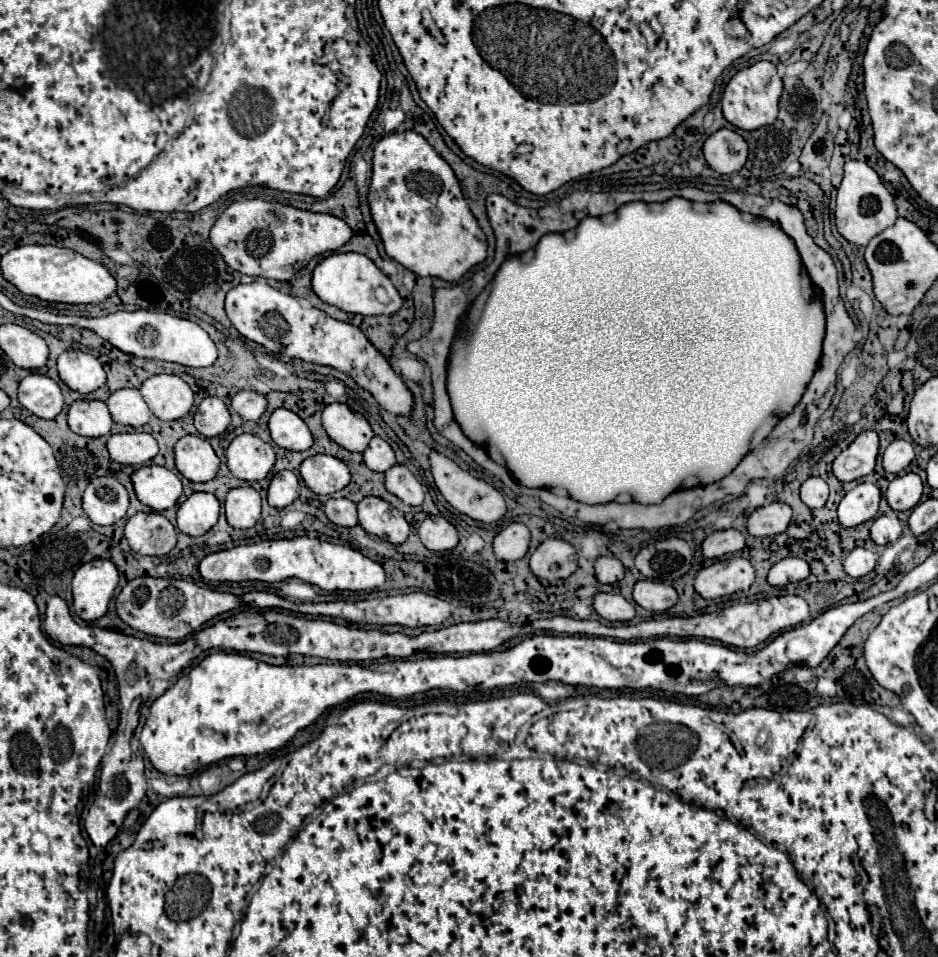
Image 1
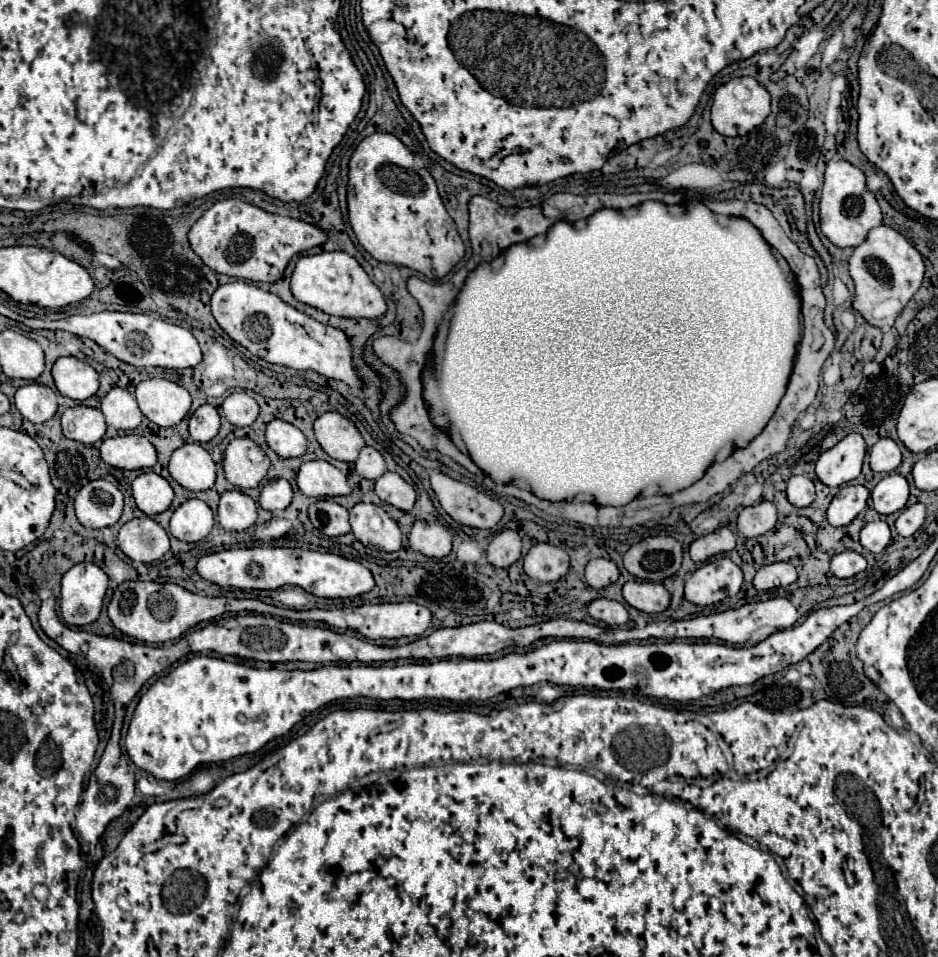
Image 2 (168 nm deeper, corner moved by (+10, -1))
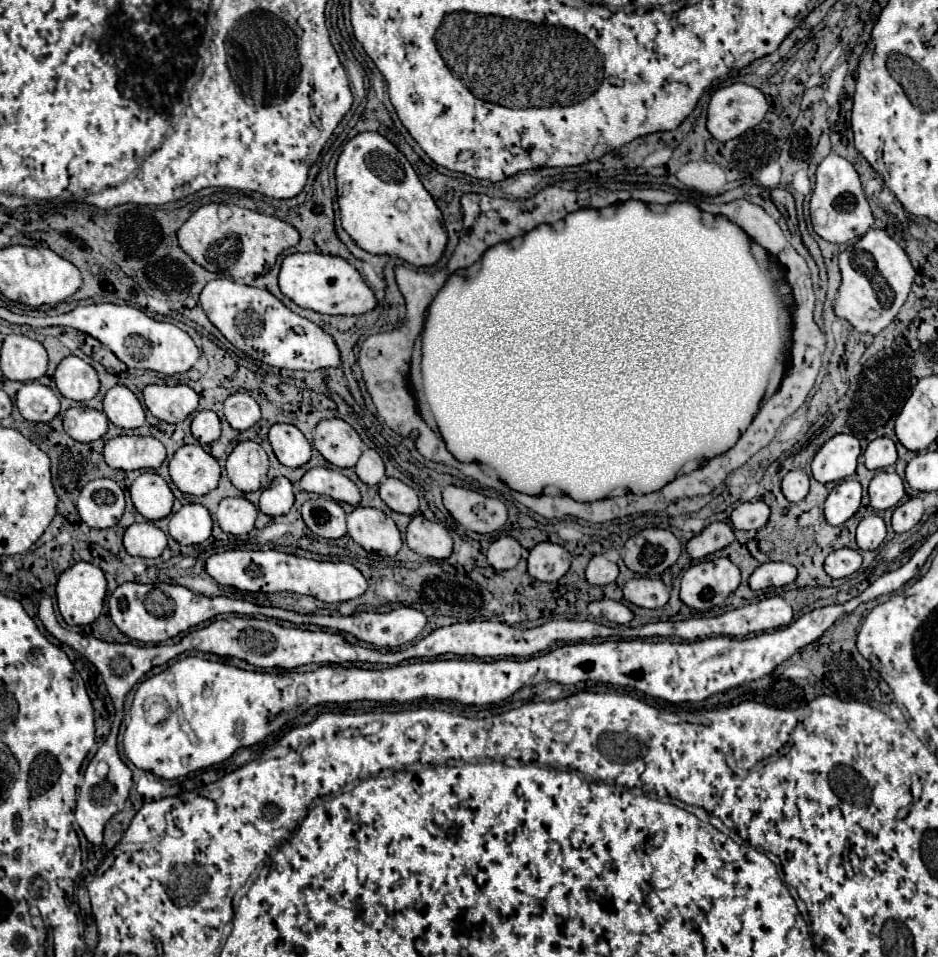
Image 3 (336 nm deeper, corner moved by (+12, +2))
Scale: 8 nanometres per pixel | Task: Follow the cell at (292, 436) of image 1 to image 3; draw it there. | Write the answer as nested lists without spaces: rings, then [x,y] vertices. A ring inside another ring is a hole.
[[[272,425],[270,427],[270,443],[278,457],[278,461],[286,467],[302,467],[312,457],[312,447],[302,435],[302,431],[294,425]]]

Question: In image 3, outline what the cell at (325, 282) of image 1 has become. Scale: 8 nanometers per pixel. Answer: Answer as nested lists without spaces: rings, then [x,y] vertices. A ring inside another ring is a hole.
[[[292,253],[284,257],[278,273],[280,291],[298,307],[326,315],[362,315],[376,307],[376,297],[364,283],[356,267],[334,255]]]

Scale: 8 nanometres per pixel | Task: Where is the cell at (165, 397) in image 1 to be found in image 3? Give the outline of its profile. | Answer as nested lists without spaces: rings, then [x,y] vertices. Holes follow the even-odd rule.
[[[148,385],[144,389],[148,411],[166,423],[182,423],[198,407],[198,393],[188,385]]]

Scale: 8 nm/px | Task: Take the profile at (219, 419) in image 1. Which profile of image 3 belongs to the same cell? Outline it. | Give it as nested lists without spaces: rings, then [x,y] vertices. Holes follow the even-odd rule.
[[[198,411],[192,421],[192,435],[200,445],[212,445],[220,437],[220,419],[214,411]]]

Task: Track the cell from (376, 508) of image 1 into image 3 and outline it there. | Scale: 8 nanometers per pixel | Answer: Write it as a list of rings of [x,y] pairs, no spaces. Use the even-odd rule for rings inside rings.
[[[356,507],[348,515],[348,535],[366,551],[394,557],[402,539],[396,523],[380,509]]]

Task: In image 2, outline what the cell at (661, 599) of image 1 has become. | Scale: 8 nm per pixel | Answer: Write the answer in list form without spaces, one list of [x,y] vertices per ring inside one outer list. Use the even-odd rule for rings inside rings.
[[[626,582],[622,590],[624,590],[624,600],[632,608],[648,614],[664,612],[670,604],[670,592],[656,582]]]

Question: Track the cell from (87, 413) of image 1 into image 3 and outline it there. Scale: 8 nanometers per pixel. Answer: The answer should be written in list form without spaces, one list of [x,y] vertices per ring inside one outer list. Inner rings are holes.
[[[72,407],[64,415],[64,431],[80,443],[92,443],[106,435],[108,417],[90,407]]]

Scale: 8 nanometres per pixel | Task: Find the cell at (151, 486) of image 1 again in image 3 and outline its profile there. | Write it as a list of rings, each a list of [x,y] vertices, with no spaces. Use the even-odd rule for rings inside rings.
[[[142,473],[132,483],[130,497],[136,511],[148,521],[158,521],[172,513],[174,495],[168,483],[156,473]]]

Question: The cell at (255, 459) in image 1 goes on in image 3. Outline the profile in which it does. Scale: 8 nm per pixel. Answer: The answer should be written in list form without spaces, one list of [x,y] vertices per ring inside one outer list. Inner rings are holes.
[[[242,441],[234,447],[226,461],[228,479],[242,493],[250,493],[262,487],[268,473],[268,455],[254,441]]]

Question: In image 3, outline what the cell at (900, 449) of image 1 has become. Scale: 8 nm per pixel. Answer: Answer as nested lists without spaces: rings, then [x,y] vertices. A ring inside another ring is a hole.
[[[878,437],[868,443],[866,451],[862,453],[862,459],[868,469],[874,469],[874,471],[886,469],[886,467],[894,465],[894,461],[896,461],[896,445],[888,437]]]

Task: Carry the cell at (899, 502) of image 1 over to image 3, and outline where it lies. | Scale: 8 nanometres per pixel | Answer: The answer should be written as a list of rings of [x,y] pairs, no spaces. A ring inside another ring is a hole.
[[[880,471],[874,475],[874,479],[868,485],[870,505],[878,511],[890,509],[898,505],[898,501],[904,497],[904,483],[894,471]]]

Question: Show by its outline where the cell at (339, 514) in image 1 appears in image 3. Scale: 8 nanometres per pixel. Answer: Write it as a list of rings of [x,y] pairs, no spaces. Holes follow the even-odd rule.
[[[316,497],[306,501],[302,505],[302,519],[318,537],[340,539],[346,535],[346,513],[334,499]]]

